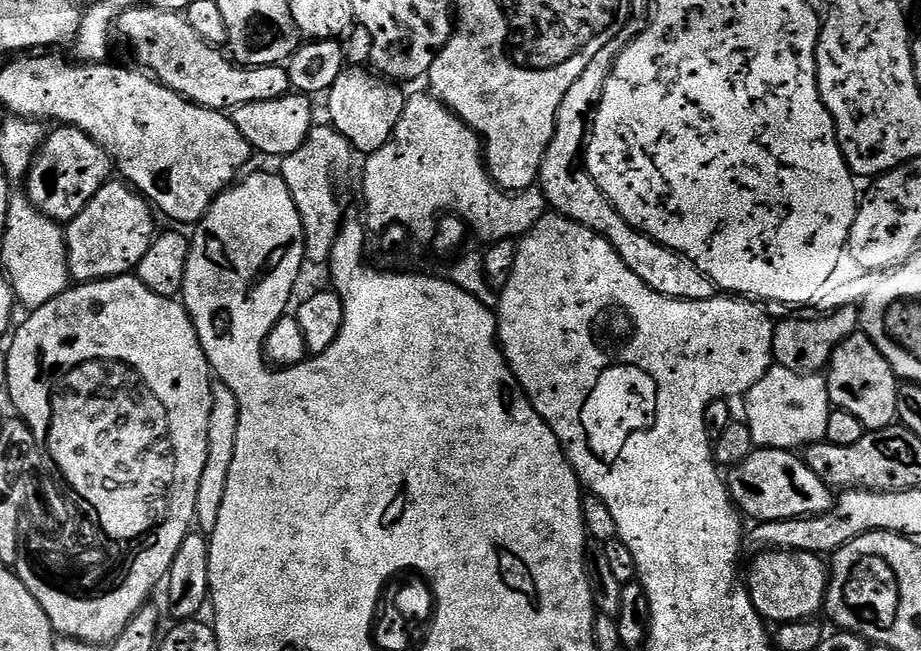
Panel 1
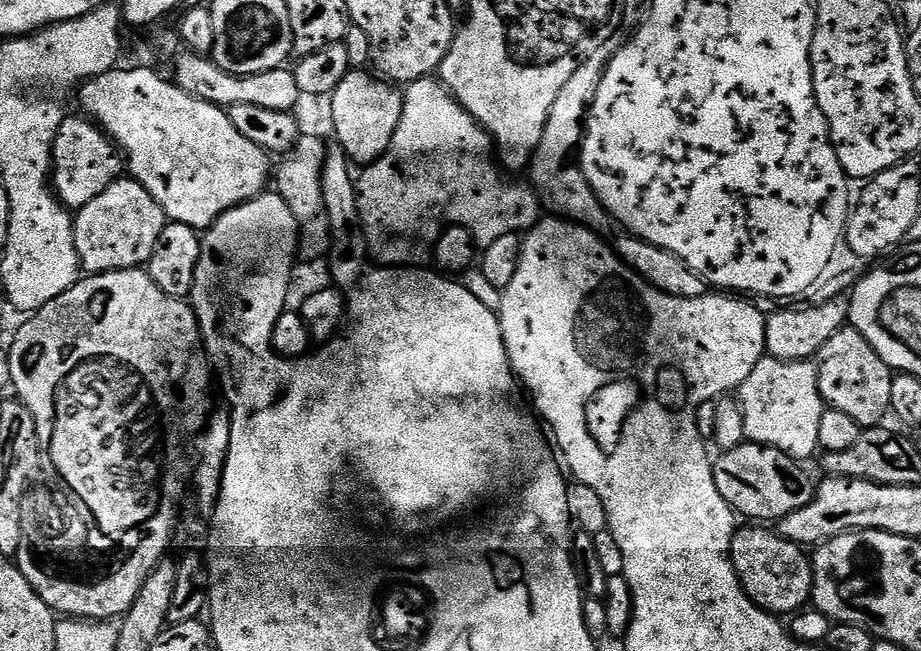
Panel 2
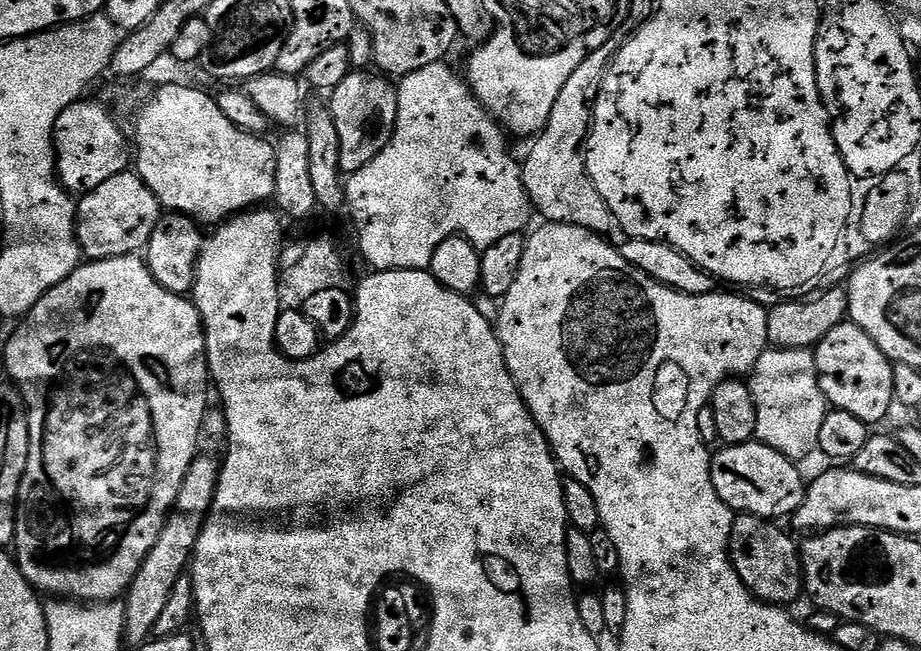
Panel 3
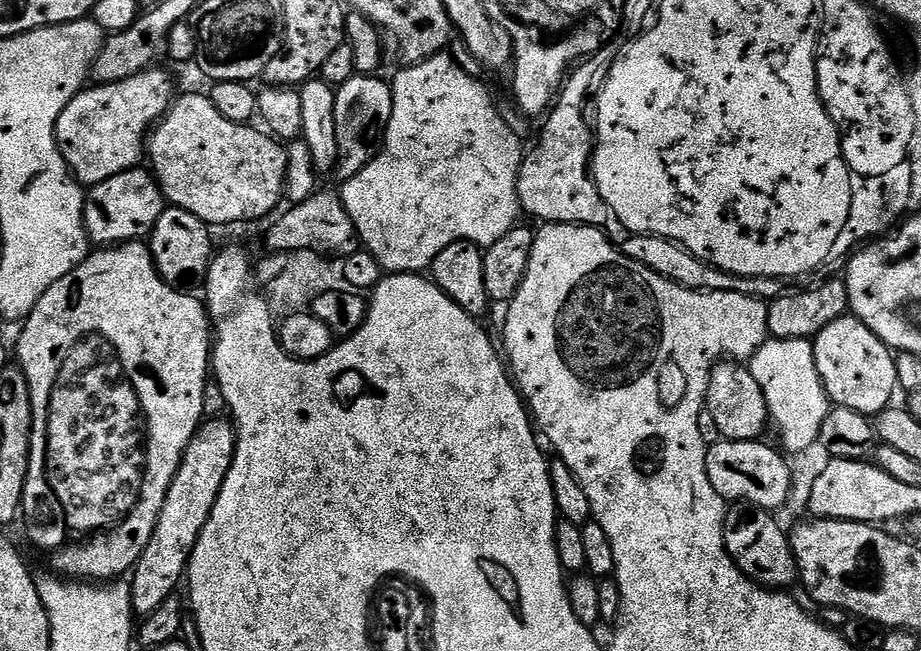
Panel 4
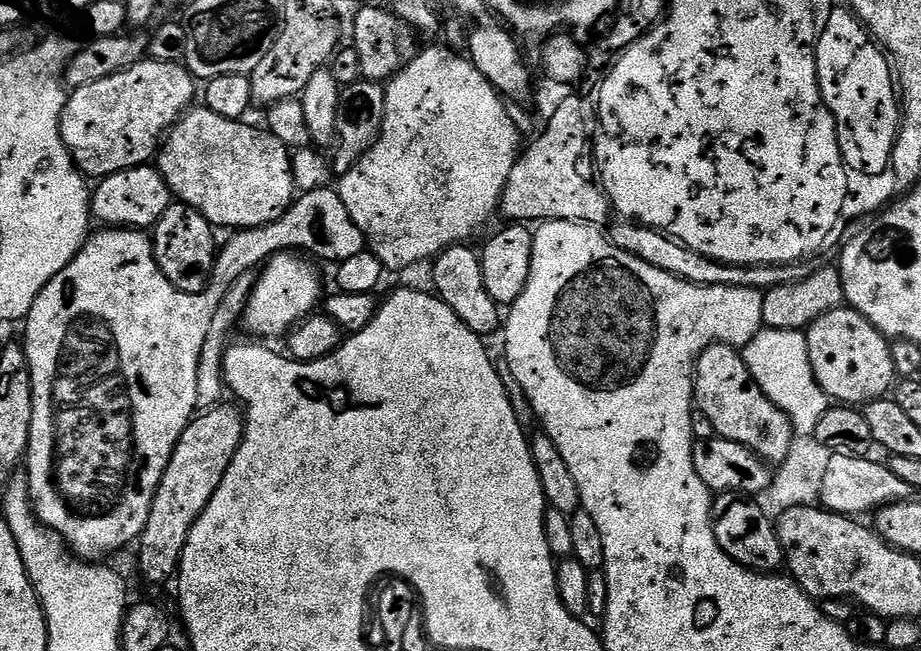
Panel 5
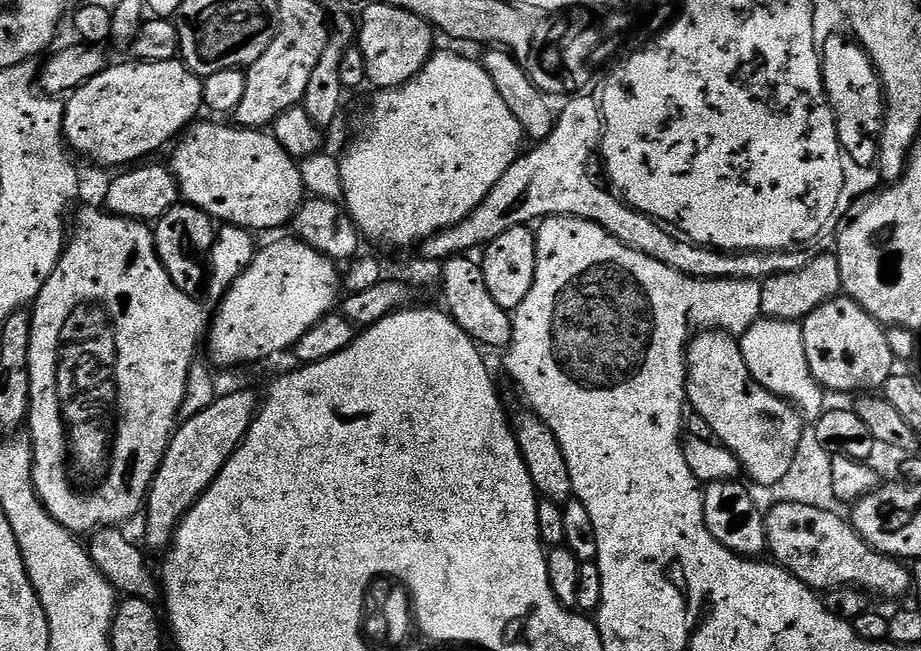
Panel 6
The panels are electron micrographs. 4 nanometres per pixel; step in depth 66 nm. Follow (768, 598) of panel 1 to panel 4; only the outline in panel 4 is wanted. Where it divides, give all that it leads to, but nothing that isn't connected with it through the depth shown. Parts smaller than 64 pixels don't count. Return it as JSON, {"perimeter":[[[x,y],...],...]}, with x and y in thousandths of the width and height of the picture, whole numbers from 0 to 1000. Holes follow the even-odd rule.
{"perimeter":[[[807,771],[800,773],[798,777],[792,779],[789,782],[787,796],[786,796],[786,837],[788,839],[788,845],[790,846],[790,856],[795,859],[798,866],[801,869],[801,876],[806,880],[806,883],[811,885],[813,891],[819,891],[823,897],[830,899],[832,903],[836,903],[839,906],[856,906],[859,905],[859,897],[862,899],[866,891],[866,880],[864,877],[864,859],[862,857],[862,851],[860,849],[860,833],[855,816],[850,817],[847,813],[847,805],[841,799],[839,788],[832,780],[820,780],[818,774],[809,774]]]}

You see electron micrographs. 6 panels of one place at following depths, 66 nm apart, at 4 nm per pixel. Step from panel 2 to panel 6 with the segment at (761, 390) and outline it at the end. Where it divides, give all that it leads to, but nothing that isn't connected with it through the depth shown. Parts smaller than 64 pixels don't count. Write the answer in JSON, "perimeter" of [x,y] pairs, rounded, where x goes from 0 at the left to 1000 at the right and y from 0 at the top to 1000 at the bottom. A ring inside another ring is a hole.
{"perimeter":[[[827,485],[802,518],[806,547],[811,567],[830,598],[864,621],[870,637],[886,647],[894,637],[896,598],[883,579],[877,555],[872,499],[865,493],[836,490]]]}

